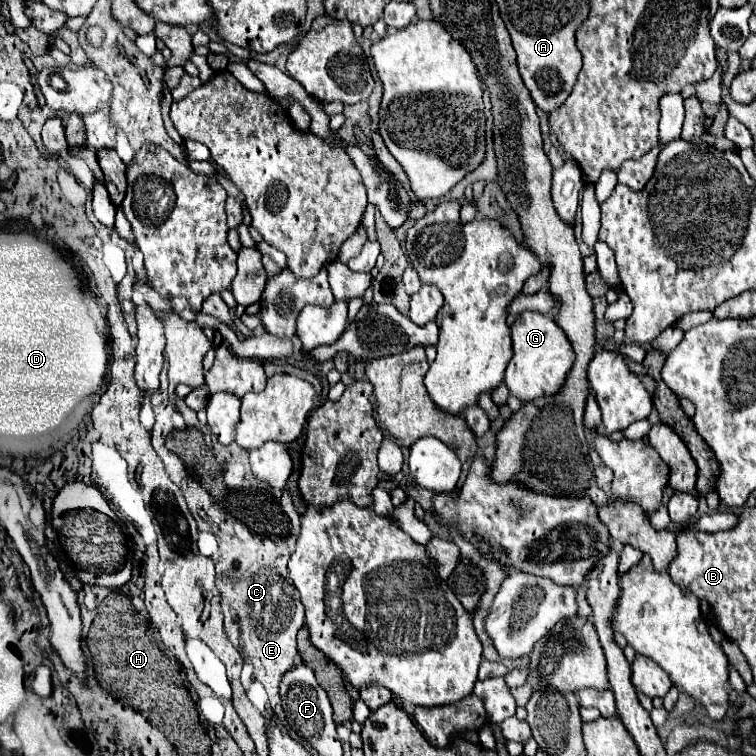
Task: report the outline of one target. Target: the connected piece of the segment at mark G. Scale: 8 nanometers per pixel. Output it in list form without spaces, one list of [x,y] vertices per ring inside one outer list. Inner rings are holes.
[[[523,312],[511,324],[511,338],[513,338],[513,358],[505,370],[505,384],[509,392],[521,402],[557,394],[575,360],[573,348],[565,332],[555,324],[551,316],[545,316],[541,312]]]

